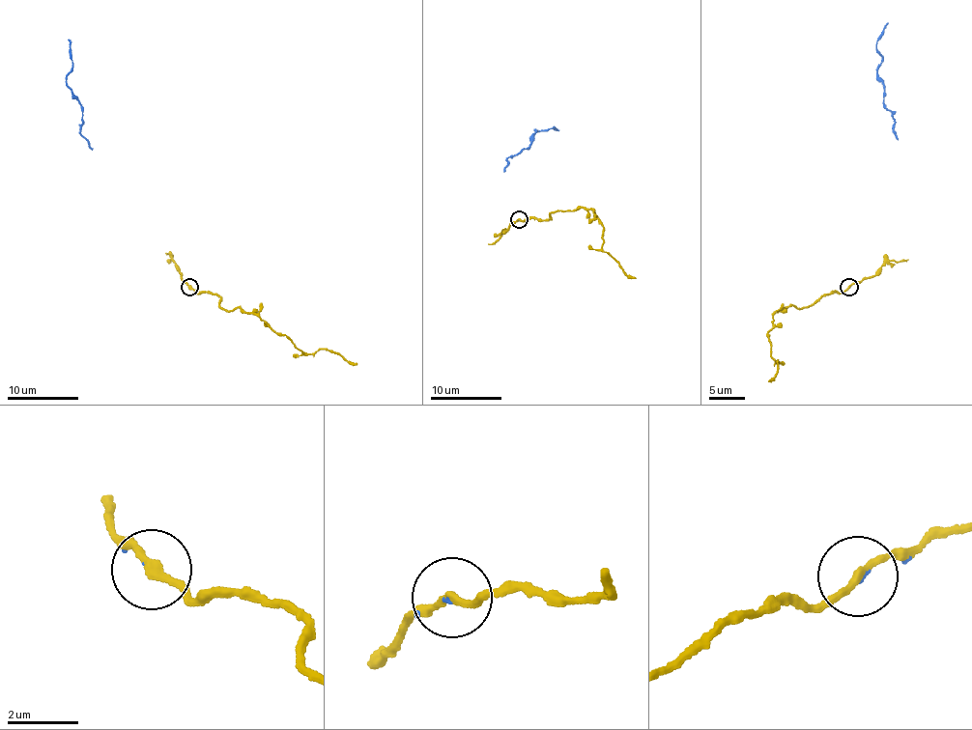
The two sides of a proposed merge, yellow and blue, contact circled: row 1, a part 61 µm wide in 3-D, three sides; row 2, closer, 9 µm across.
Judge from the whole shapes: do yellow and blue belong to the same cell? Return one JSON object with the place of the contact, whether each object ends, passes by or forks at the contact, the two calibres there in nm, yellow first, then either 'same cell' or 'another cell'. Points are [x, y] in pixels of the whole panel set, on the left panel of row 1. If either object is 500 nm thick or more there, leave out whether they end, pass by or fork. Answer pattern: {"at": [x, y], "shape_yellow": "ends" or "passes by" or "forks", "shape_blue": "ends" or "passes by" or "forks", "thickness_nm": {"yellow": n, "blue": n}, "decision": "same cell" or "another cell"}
{"at": [189, 287], "shape_yellow": "passes by", "shape_blue": "ends", "thickness_nm": {"yellow": 200, "blue": 60}, "decision": "same cell"}

